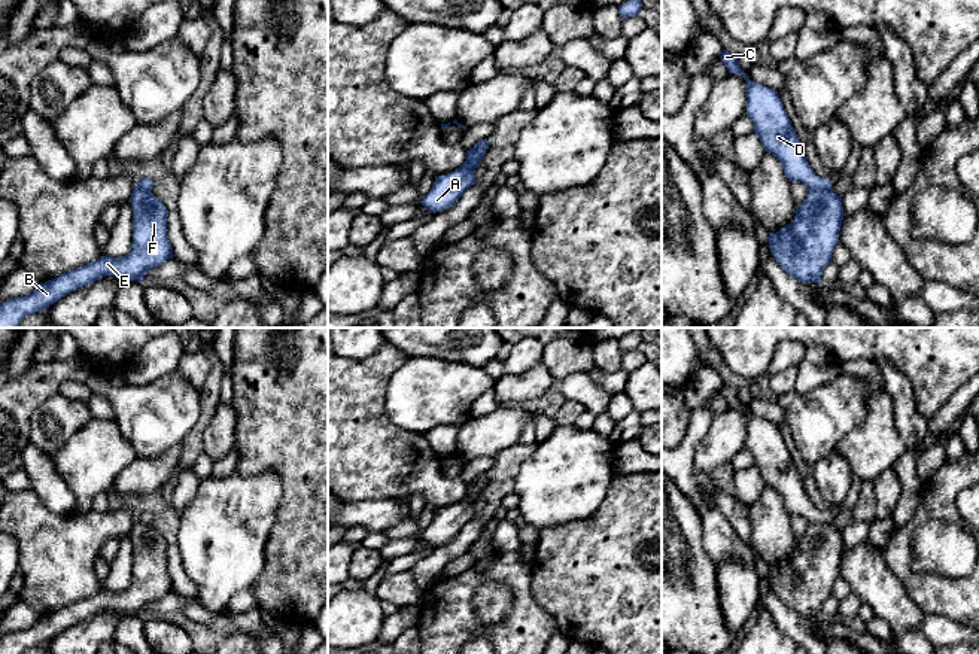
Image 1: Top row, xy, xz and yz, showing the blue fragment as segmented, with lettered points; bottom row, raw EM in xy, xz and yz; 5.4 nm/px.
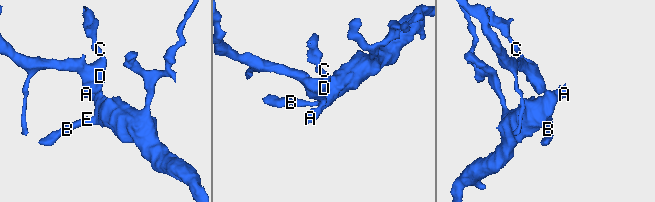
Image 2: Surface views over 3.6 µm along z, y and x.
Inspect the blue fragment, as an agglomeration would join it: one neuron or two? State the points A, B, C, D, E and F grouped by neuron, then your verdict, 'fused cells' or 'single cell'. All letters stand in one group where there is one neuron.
A B E F / C D; fused cells

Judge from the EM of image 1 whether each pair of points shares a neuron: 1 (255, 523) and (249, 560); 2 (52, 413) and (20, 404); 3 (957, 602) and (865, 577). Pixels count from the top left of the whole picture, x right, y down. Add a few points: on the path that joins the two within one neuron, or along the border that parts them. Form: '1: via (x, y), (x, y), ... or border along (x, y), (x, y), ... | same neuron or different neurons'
1: via (249, 532), (249, 551) | same neuron
2: border along (57, 392), (33, 413), (32, 432), (27, 441) | different neurons
3: border along (884, 557), (906, 595), (924, 614) | different neurons

